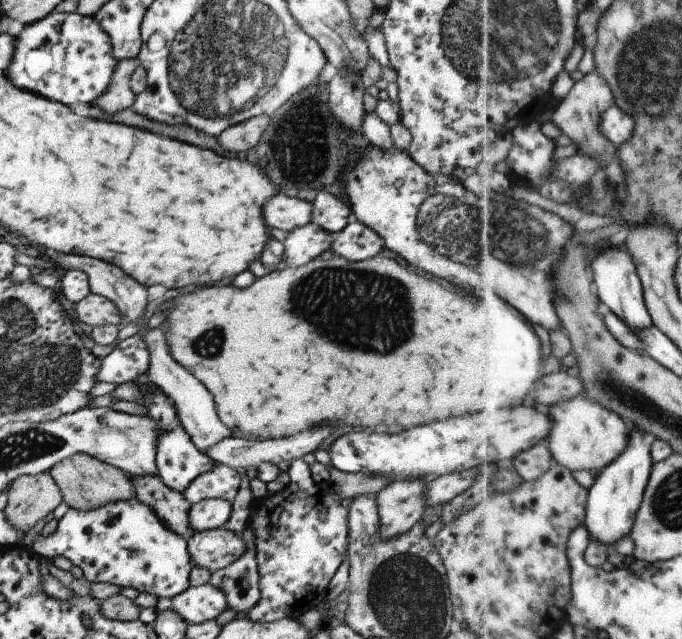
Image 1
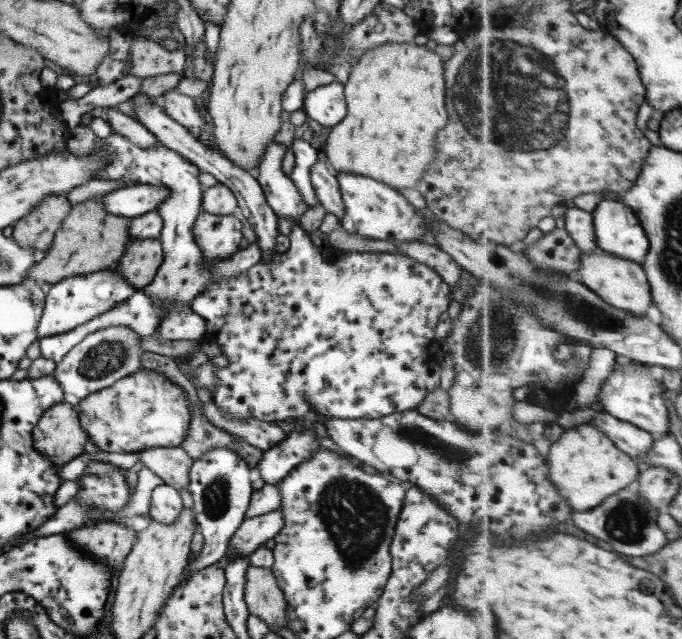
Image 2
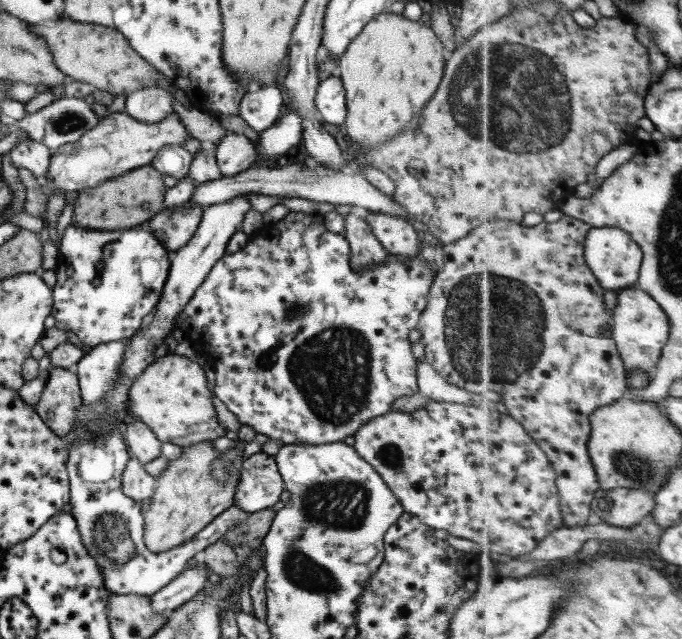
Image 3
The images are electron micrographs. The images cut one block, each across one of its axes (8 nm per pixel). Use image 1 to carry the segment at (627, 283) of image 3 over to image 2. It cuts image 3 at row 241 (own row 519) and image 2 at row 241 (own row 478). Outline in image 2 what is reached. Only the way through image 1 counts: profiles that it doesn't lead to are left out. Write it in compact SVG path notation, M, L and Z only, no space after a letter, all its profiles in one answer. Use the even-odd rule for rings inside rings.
M603 198L592 213L599 248L619 258L644 263L650 240L632 208L620 200Z

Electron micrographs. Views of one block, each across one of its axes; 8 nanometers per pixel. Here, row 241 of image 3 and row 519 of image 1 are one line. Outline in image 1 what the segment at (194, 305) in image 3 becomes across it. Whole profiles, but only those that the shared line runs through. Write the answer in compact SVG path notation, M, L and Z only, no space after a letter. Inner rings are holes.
M290 460L287 467L289 483L279 492L253 500L247 516L246 528L255 538L253 548L257 564L259 600L247 610L244 619L249 622L273 622L287 617L296 617L309 608L315 608L325 600L325 592L329 590L329 580L335 574L346 555L347 508L354 498L339 498L334 490L323 481L315 483L311 480L309 465L303 460Z

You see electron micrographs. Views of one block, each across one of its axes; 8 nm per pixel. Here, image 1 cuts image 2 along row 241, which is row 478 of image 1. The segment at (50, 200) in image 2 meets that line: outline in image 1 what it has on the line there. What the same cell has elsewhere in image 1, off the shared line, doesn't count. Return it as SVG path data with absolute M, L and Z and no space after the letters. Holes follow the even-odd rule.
M48 471L19 476L9 484L3 516L24 534L61 501L61 493Z

